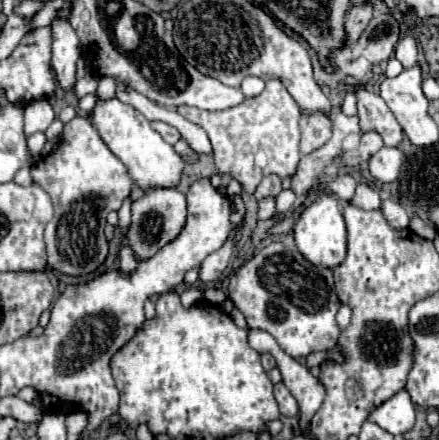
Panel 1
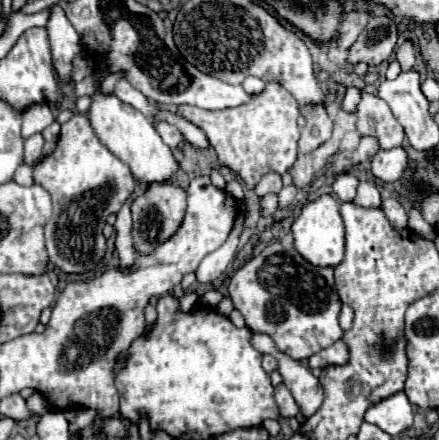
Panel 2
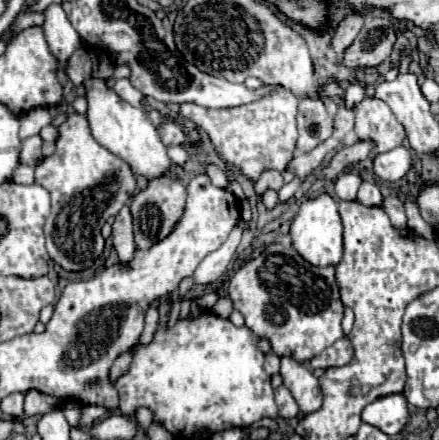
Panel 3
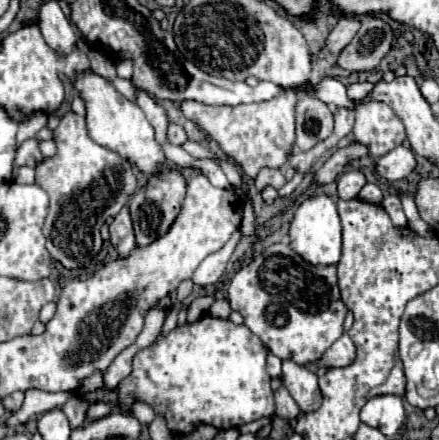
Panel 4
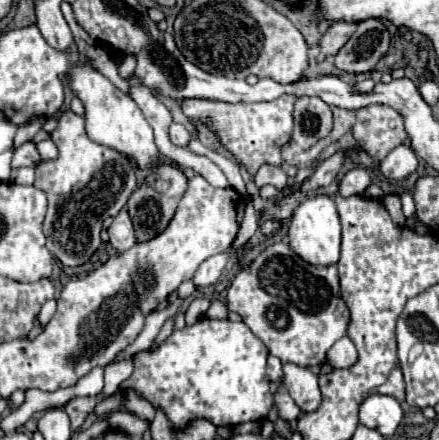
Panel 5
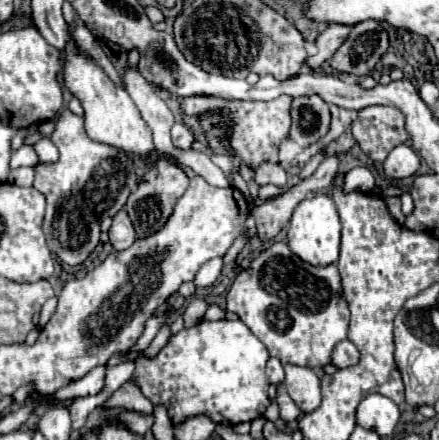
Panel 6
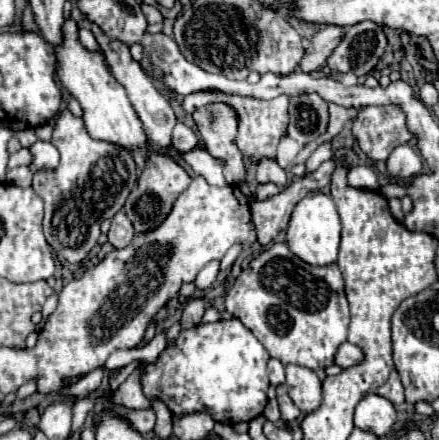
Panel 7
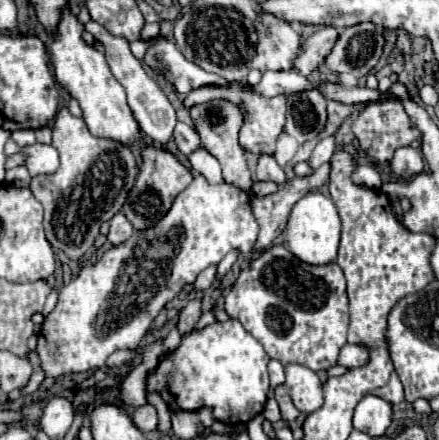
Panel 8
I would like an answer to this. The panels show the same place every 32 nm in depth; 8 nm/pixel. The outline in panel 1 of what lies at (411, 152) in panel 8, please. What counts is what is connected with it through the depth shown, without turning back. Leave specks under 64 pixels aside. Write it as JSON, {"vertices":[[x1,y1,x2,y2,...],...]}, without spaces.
{"vertices":[[384,146,380,152,376,152,368,160,370,174,378,182,392,182,392,180,396,180,396,176,400,176,402,164,404,164,402,152,398,148,388,148,388,146]]}

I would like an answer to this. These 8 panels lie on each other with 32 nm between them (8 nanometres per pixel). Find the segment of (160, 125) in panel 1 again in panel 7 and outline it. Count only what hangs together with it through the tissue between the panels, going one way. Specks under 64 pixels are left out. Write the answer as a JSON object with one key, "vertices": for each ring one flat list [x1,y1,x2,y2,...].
{"vertices":[[178,122,174,126,174,130,172,130,172,144,174,144,174,148,178,152,188,152,188,150,198,146,198,138,196,138,196,134,188,126]]}

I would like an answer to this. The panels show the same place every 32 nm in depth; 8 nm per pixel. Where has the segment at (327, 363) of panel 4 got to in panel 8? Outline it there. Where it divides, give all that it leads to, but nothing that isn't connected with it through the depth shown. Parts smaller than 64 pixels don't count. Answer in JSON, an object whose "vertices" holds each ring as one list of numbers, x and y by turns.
{"vertices":[[344,344,338,354,338,364,346,368,358,368,368,362,368,350,358,344]]}

